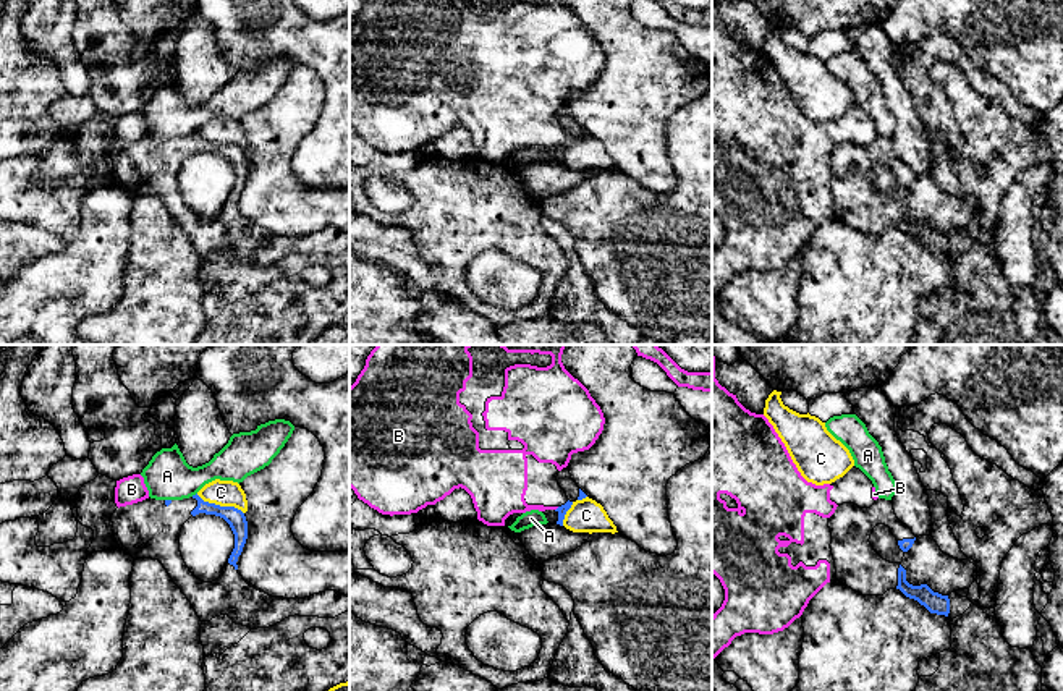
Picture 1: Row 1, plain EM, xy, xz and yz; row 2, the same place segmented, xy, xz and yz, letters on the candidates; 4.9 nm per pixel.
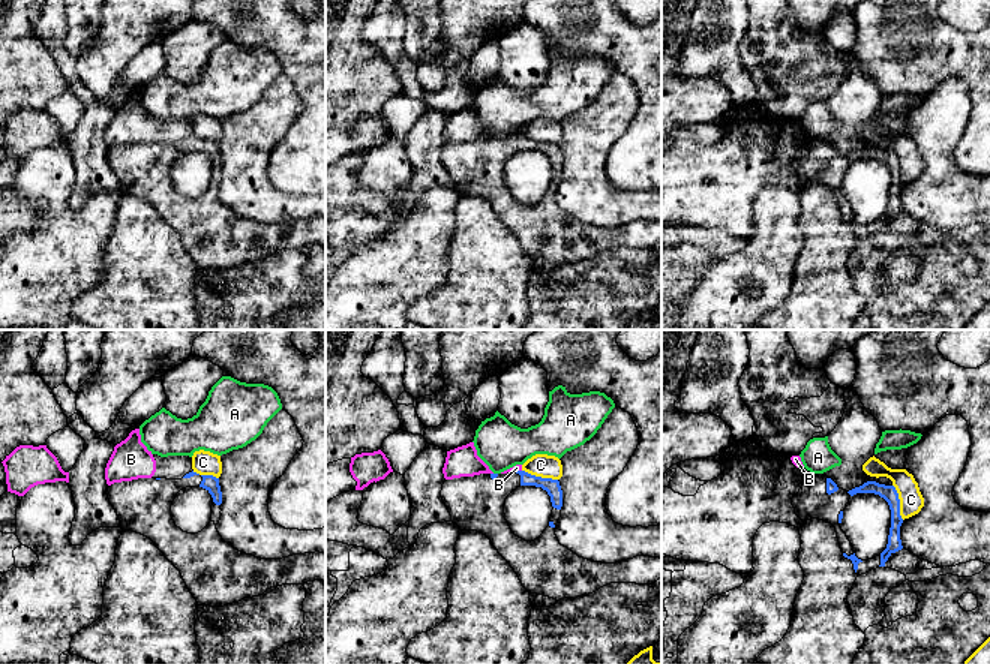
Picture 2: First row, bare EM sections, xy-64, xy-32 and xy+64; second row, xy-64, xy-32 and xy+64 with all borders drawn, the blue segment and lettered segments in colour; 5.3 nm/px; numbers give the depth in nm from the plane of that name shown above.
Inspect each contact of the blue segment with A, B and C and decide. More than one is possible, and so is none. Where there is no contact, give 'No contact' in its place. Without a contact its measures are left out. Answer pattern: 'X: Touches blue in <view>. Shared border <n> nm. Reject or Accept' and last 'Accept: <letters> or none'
A: Touches blue in xy. Shared border 40 nm. Reject
B: Touches blue in xz. Shared border 30 nm. Reject
C: Touches blue in xy. Shared border 260 nm. Reject
Accept: none

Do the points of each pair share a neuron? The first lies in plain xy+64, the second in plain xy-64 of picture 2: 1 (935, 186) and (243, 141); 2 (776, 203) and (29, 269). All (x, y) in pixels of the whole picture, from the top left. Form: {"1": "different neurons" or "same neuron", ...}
{"1": "same neuron", "2": "same neuron"}

